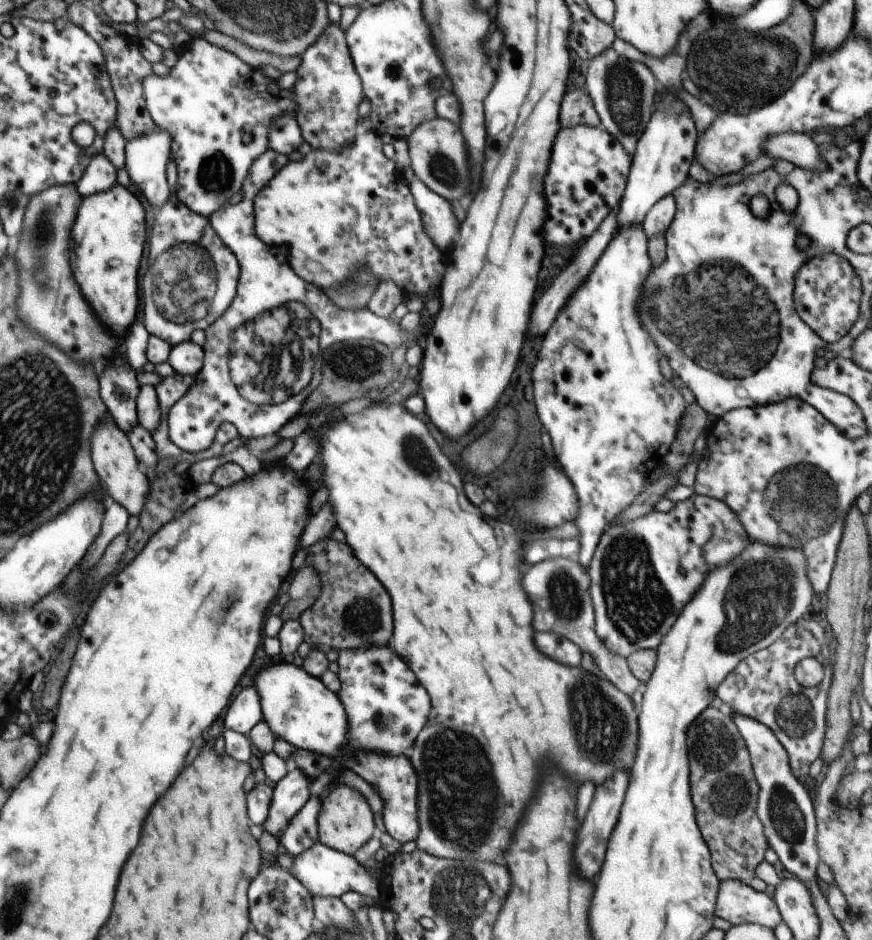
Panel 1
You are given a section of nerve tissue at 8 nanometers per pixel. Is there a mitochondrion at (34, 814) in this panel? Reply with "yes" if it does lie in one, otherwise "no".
no

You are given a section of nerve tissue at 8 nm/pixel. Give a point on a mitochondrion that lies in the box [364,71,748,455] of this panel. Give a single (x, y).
(441, 168)

